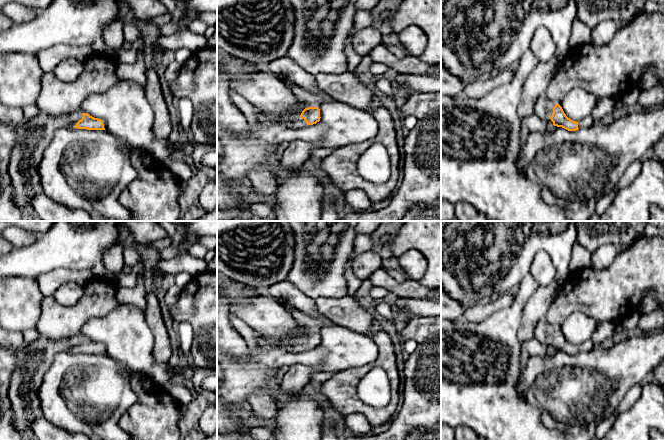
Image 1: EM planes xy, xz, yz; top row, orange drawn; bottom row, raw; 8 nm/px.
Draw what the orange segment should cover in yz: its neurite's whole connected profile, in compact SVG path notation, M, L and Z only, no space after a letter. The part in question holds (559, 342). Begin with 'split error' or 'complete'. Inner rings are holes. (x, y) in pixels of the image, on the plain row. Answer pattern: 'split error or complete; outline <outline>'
split error; outline M556 328L553 331L553 337L550 343L553 346L554 350L562 351L568 355L576 355L580 352L588 352L594 348L591 339L583 342L578 346L571 344L566 340L559 328Z

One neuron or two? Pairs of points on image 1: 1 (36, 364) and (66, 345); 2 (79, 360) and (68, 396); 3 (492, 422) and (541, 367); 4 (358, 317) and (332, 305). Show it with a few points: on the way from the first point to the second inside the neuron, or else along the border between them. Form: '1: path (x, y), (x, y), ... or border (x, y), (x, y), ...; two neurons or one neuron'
1: path (43, 357), (52, 348), (59, 346); one neuron
2: path (79, 369), (79, 385), (77, 387); one neuron
3: border (520, 371), (516, 383), (517, 395); two neurons
4: path (352, 315), (348, 311), (338, 310); one neuron

